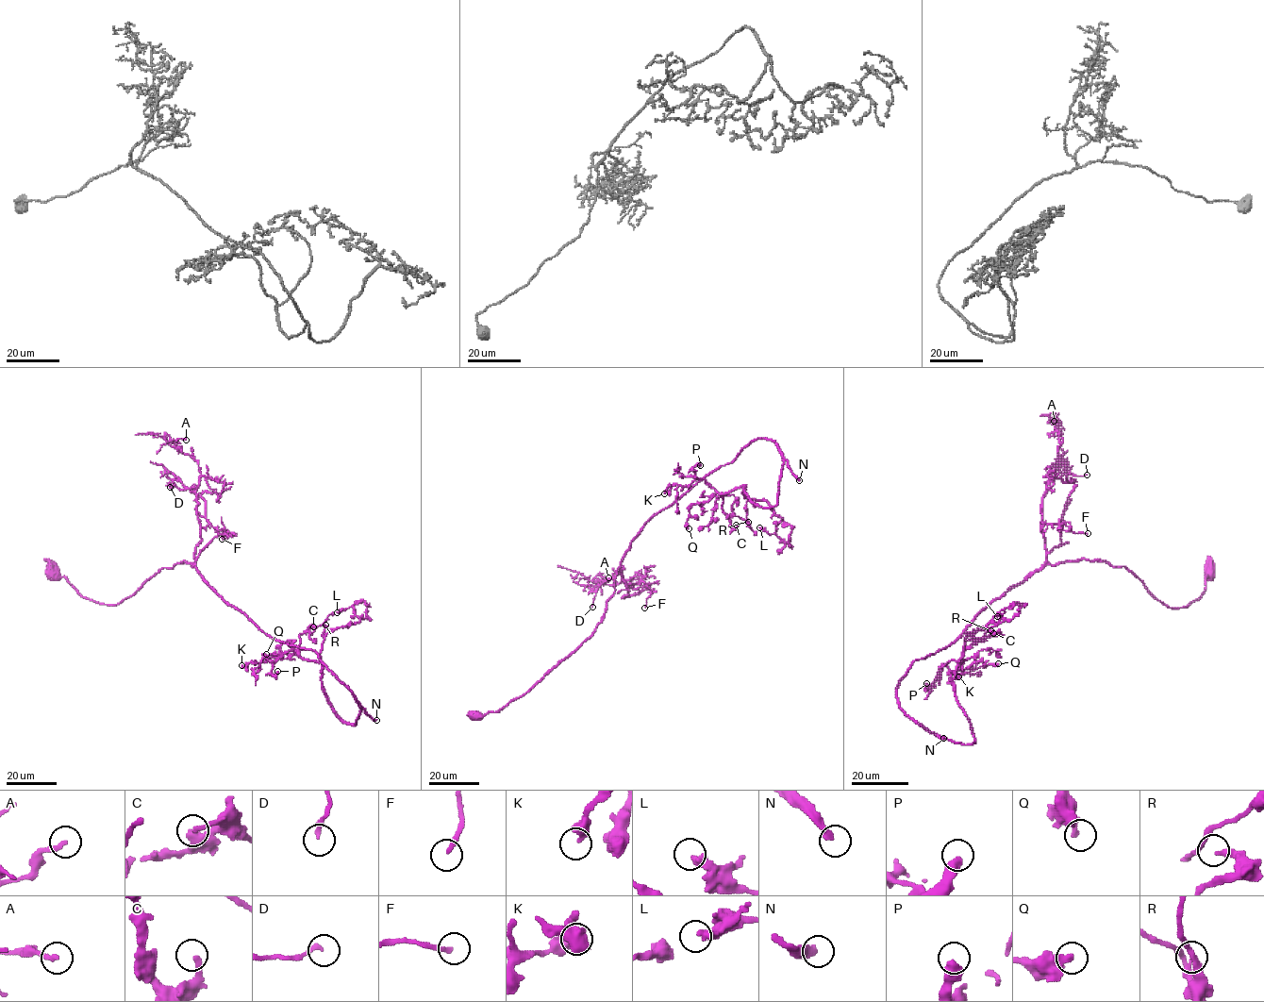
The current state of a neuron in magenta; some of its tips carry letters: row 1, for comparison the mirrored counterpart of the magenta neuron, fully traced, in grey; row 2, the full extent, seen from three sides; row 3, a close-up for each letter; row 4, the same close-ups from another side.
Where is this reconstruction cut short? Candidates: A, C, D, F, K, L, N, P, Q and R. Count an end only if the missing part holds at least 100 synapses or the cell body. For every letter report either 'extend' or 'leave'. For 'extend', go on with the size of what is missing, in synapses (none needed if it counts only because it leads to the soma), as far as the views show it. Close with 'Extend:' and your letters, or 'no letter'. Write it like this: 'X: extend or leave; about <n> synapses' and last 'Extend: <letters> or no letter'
A: leave
C: leave
D: leave
F: leave
K: leave
L: leave
N: extend; about 500 synapses
P: leave
Q: leave
R: leave
Extend: N

